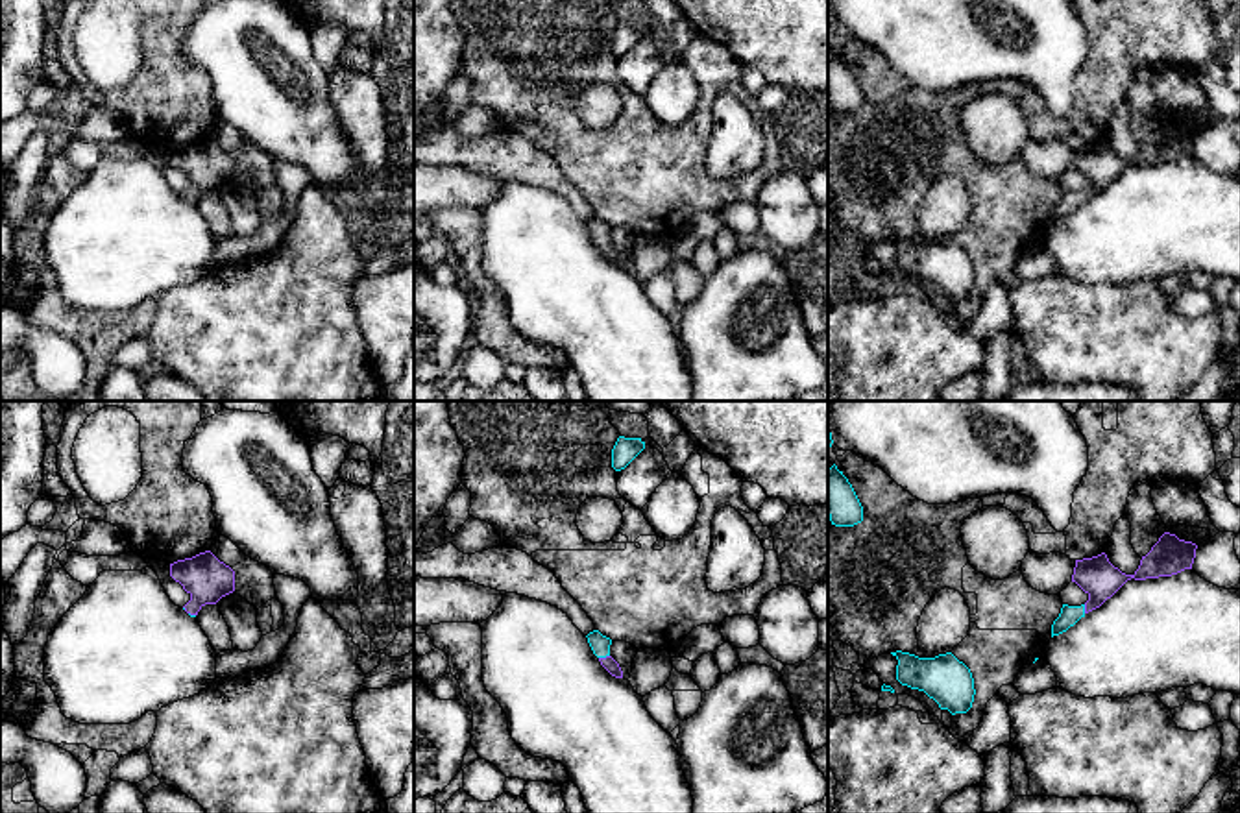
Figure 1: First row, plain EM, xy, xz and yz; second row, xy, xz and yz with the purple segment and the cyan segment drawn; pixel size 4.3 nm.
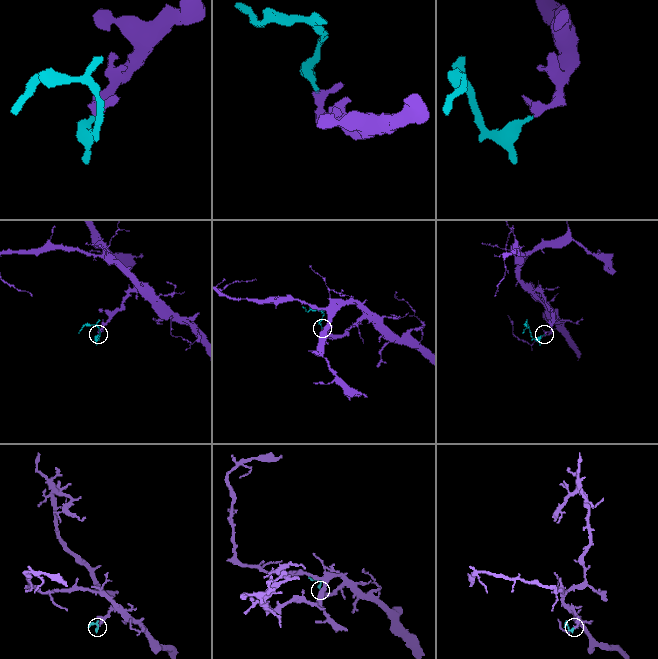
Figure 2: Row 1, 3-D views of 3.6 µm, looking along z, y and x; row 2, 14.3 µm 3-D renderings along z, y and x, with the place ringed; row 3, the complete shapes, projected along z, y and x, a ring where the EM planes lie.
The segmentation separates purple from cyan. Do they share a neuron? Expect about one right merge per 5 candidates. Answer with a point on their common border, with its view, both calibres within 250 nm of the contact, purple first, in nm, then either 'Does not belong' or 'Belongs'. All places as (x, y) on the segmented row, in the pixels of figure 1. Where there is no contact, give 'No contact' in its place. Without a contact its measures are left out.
Touches purple at xz (603, 658). Thickness 60 nm (purple) against 90 nm. Belongs

